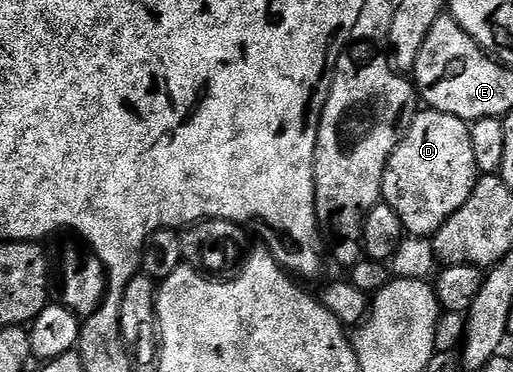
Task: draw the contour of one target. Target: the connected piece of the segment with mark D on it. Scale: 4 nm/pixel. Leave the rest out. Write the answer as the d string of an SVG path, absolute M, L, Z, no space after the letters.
M422 109L408 127L409 123L386 164L381 198L402 218L402 226L411 236L430 237L452 213L462 209L479 186L480 155L471 124L460 117Z

